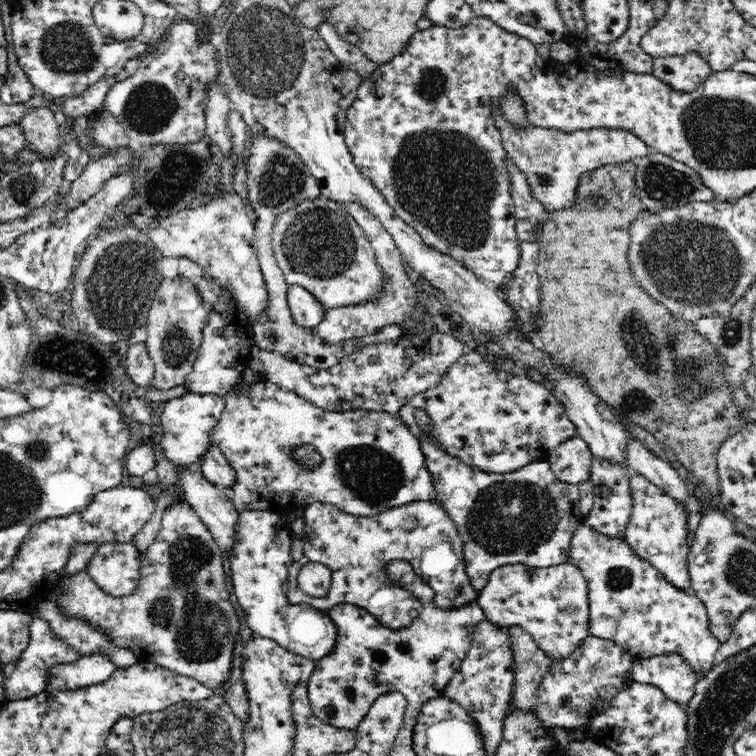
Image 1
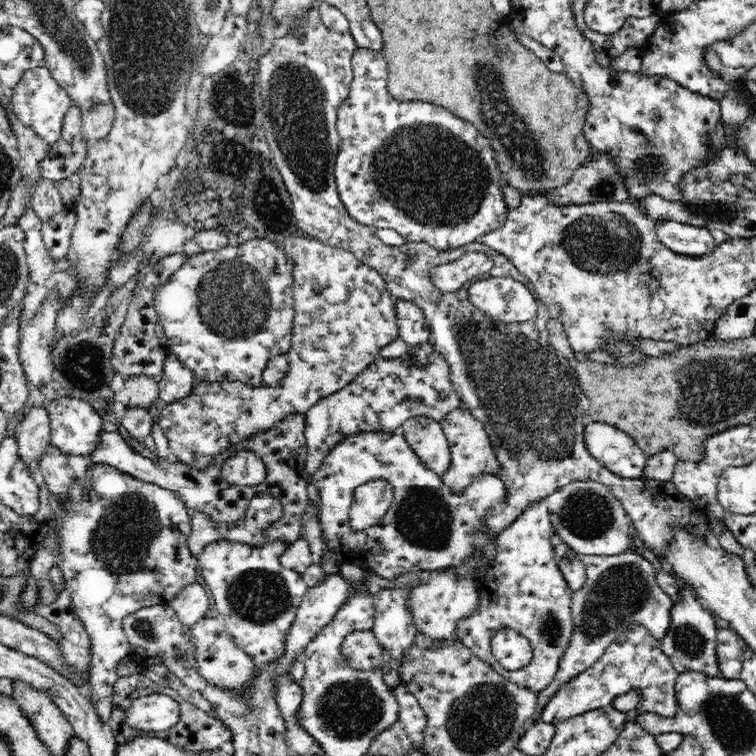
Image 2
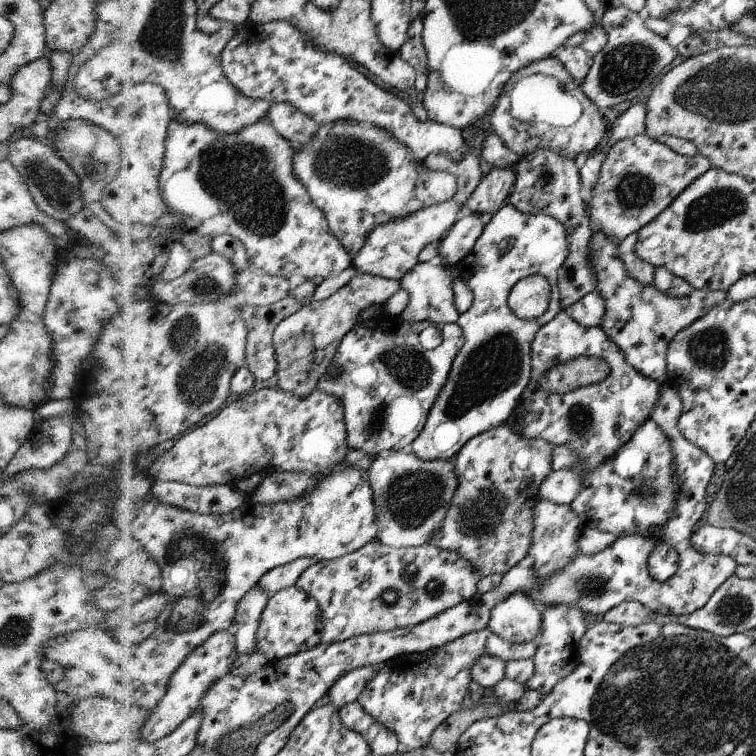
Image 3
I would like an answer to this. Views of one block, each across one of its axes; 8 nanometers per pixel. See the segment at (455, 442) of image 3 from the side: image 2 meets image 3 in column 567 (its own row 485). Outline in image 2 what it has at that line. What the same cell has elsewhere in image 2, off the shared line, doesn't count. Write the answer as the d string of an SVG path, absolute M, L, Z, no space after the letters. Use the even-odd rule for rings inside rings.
M240 450L232 458L224 462L222 478L224 482L238 484L238 486L256 486L263 478L265 472L264 463L252 452Z

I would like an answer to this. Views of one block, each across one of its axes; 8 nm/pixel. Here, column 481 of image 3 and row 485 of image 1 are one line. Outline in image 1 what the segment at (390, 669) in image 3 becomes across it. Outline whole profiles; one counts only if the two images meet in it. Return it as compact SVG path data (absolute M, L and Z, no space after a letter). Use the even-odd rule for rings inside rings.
M640 473L629 474L630 492L633 498L633 511L626 526L623 538L644 560L664 575L676 588L688 591L690 586L688 564L688 538L686 538L686 514L684 508L673 497L666 496L661 488L646 480Z

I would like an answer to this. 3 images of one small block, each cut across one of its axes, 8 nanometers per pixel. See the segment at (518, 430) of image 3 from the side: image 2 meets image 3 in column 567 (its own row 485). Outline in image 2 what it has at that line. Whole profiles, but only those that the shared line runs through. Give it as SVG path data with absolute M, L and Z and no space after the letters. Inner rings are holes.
M384 479L371 480L357 486L353 495L354 502L349 508L350 528L361 531L381 522L393 499L393 485Z

